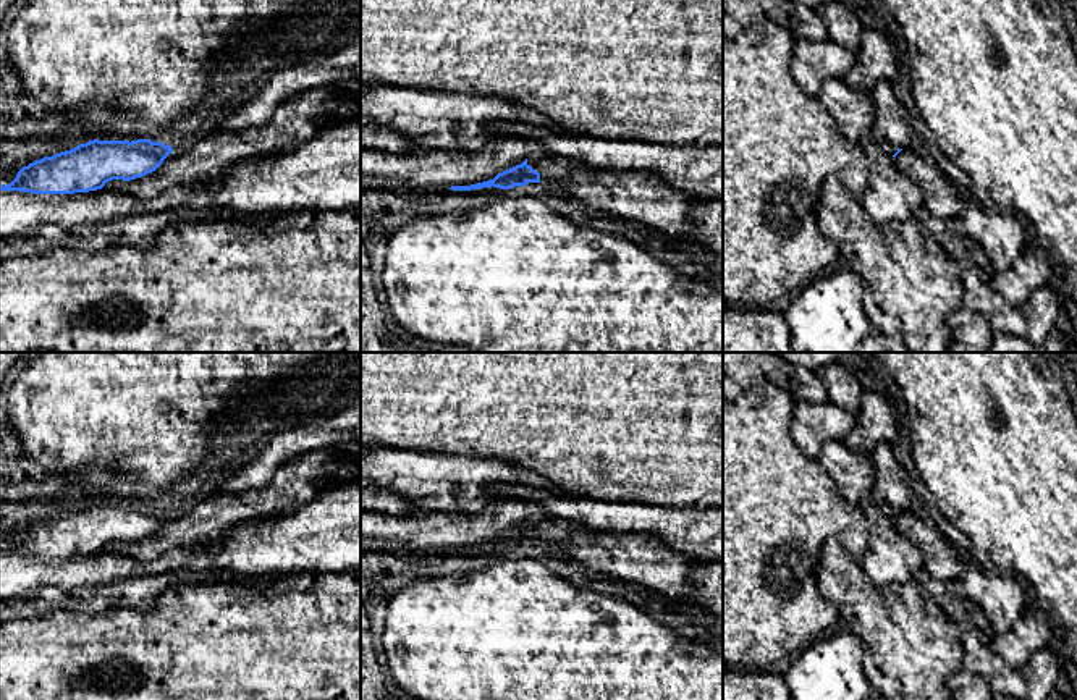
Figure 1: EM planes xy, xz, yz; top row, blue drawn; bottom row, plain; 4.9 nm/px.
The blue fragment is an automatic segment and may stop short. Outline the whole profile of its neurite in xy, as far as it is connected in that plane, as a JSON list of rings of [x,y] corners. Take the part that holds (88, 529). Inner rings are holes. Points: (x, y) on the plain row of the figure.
[[[89,503],[23,529],[0,553],[74,556],[102,551],[112,542],[131,543],[155,533],[171,508],[137,503]]]

